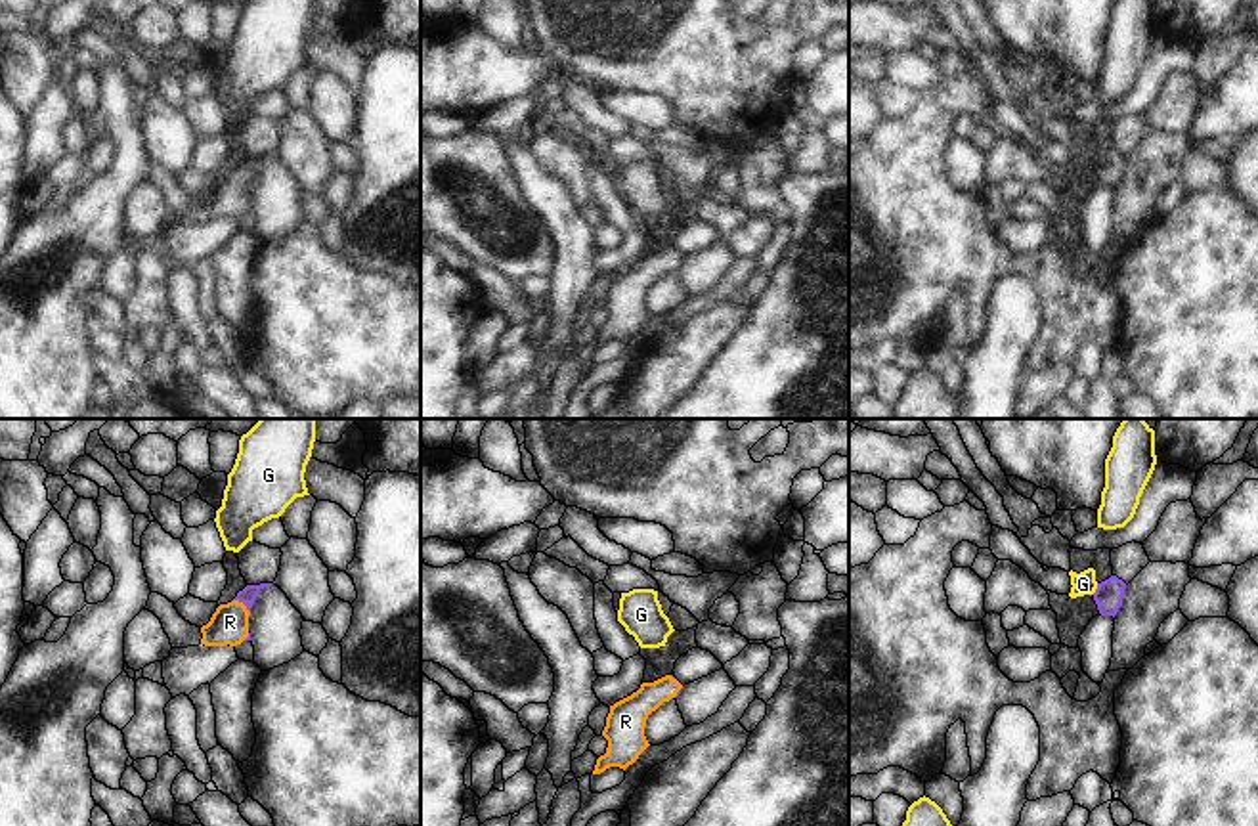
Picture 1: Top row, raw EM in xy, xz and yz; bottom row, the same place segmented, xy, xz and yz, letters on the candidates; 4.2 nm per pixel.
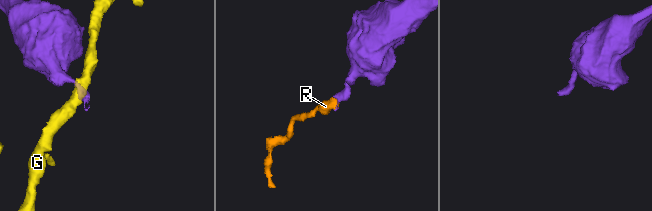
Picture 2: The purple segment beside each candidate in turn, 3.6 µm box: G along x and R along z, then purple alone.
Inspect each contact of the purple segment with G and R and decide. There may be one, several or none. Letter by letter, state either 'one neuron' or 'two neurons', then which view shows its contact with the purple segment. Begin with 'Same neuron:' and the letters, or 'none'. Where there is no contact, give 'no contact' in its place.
Same neuron: R
G: two neurons; contact in yz
R: one neuron; contact in xy

